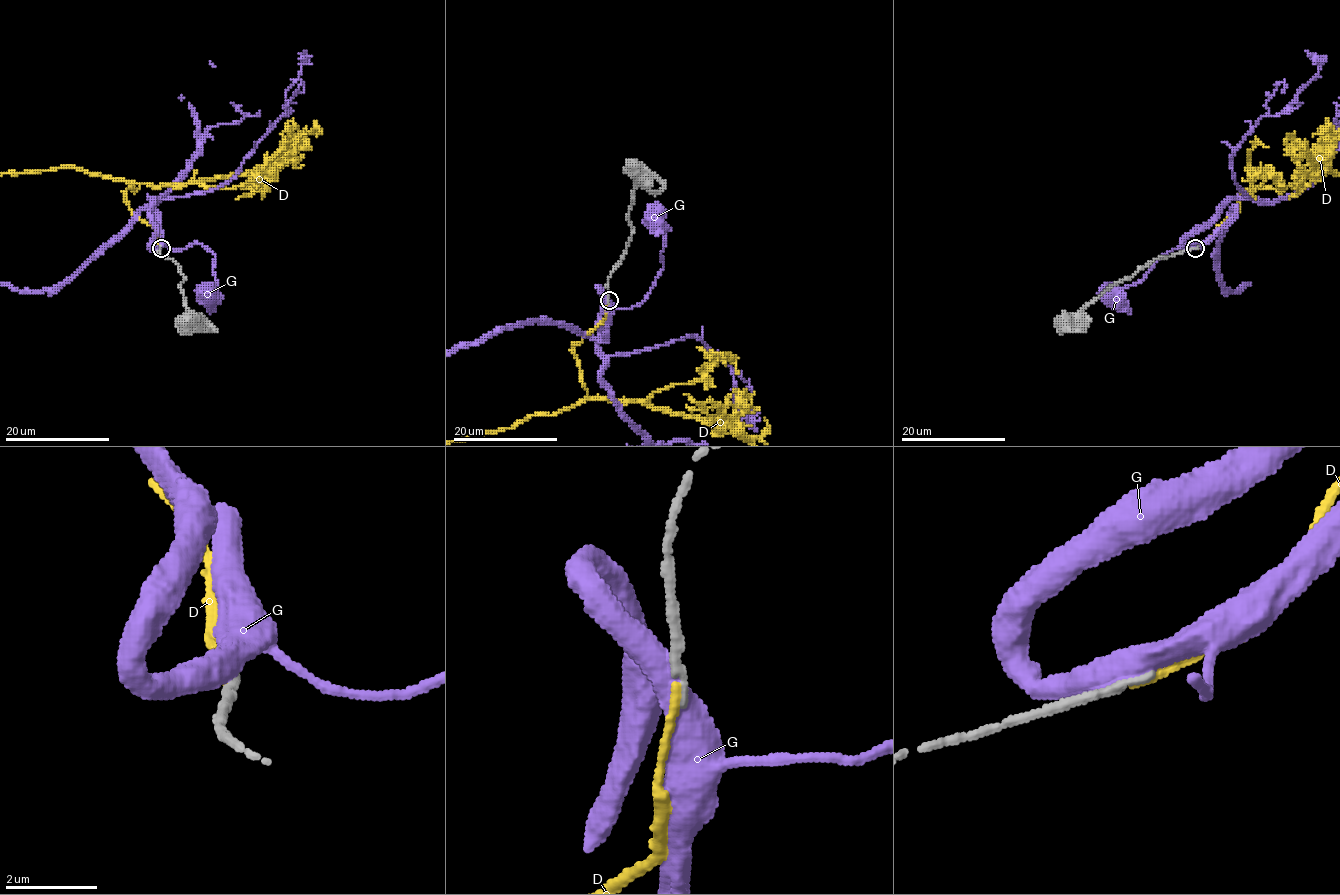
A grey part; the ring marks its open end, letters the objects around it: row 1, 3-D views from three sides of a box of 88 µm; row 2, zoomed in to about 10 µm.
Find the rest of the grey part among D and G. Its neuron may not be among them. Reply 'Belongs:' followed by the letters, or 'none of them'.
Belongs: D

